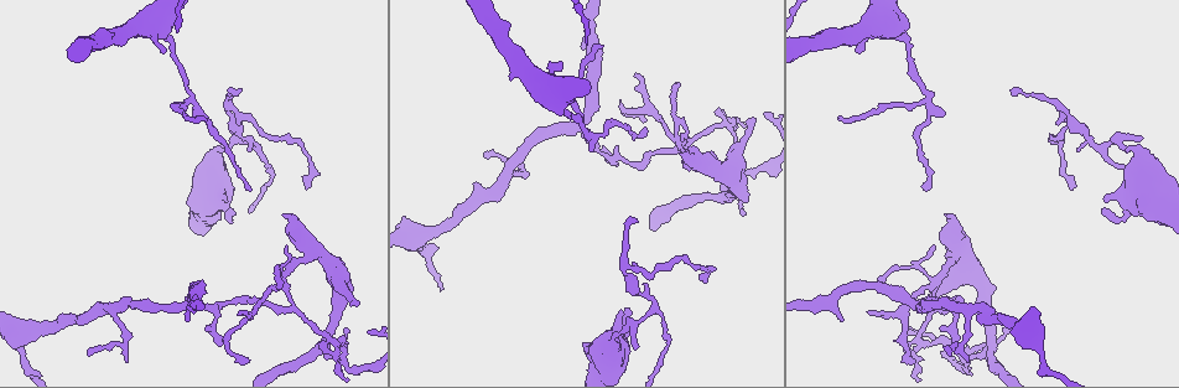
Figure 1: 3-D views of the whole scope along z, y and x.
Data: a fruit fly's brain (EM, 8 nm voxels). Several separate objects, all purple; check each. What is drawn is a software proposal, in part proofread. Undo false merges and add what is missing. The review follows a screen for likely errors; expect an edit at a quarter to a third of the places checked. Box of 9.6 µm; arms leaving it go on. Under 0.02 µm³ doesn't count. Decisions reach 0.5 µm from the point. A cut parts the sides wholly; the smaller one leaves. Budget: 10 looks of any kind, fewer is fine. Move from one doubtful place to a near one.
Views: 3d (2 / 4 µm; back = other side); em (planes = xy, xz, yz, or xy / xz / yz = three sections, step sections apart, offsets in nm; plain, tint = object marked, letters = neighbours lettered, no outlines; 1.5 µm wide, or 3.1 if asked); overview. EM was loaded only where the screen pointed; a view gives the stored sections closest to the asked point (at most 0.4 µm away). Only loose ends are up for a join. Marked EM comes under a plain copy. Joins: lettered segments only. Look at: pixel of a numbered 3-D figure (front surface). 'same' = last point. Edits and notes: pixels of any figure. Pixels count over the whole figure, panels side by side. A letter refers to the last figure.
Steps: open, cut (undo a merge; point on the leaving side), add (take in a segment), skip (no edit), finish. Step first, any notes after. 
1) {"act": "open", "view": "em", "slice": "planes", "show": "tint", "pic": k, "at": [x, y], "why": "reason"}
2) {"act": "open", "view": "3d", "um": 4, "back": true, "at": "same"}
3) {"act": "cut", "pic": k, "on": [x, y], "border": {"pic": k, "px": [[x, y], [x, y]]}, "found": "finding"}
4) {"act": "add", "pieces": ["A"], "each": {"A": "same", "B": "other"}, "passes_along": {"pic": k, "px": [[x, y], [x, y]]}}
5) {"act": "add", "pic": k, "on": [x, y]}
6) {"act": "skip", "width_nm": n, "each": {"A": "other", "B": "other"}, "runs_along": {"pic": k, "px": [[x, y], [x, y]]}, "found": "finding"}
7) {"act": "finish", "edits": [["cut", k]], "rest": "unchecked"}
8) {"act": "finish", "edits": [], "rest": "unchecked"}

{"act": "open", "view": "em", "slice": "planes", "show": "letters", "pic": 1, "at": [340, 290], "why": "thick turns thin"}

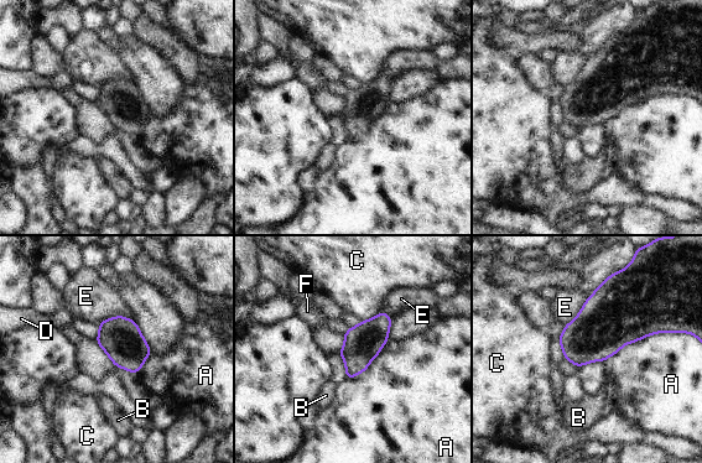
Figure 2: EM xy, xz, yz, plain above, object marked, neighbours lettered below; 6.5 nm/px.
{"act": "skip", "each": {"A": "other", "B": "other", "C": "other", "D": "other", "E": "other", "F": "other"}, "found": "one neuron here"}

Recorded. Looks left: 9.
{"act": "open", "view": "em", "slice": "yz", "step": 8, "show": "letters", "pic": 1, "at": [282, 286], "why": "an open end"}

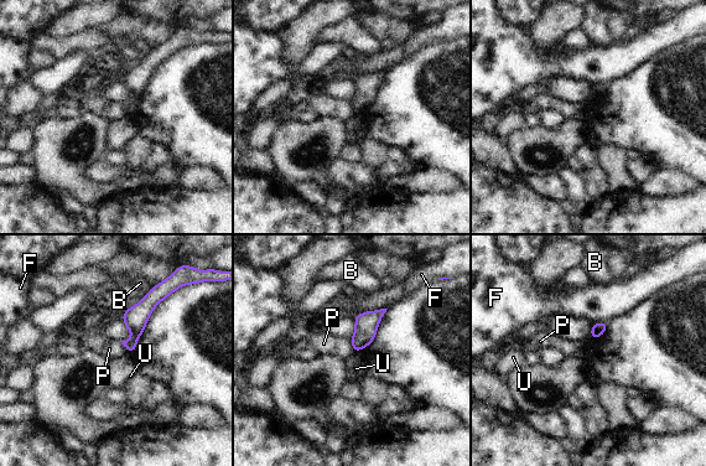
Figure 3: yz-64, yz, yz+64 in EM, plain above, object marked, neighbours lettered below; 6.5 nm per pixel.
{"act": "open", "view": "em", "slice": "xy", "step": 8, "show": "letters", "at": "same"}

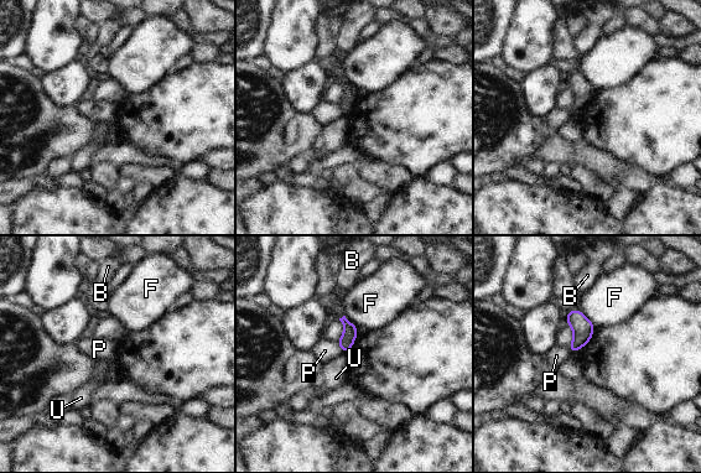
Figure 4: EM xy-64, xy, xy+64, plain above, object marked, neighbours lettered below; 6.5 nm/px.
{"act": "skip", "each": {"B": "other", "F": "other", "P": "other", "U": "other"}, "border": {"pic": 4, "px": [[336, 342], [343, 353]]}, "found": "none of them fits"}

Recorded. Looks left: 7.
{"act": "open", "view": "3d", "um": 2, "pic": 1, "at": [677, 153], "why": "an open end"}

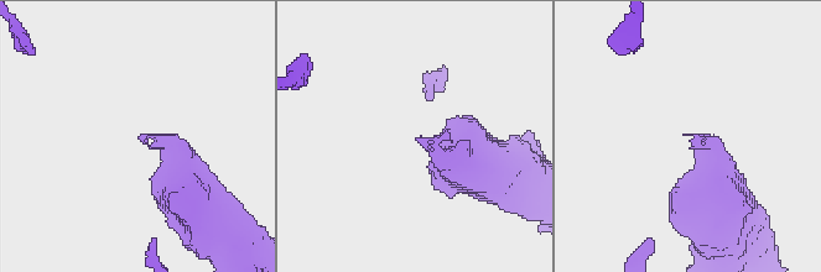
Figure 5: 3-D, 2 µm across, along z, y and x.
{"act": "open", "view": "em", "slice": "yz", "step": 4, "show": "tint", "pic": 5, "at": [690, 135]}

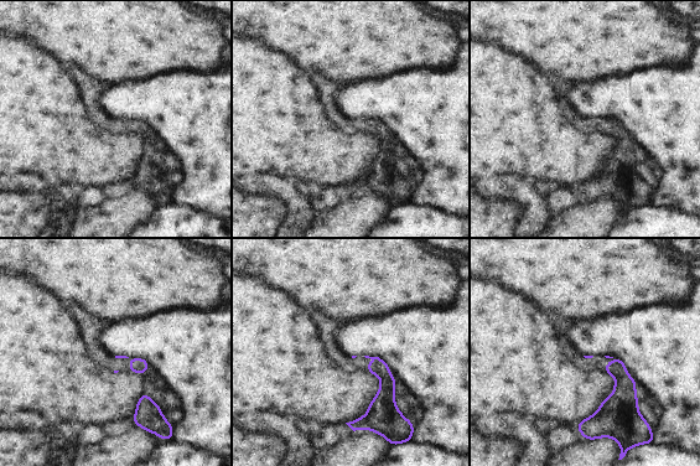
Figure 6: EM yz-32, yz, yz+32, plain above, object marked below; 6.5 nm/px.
{"act": "open", "view": "em", "slice": "xy", "step": 4, "show": "letters", "at": "same", "why": "another direction"}

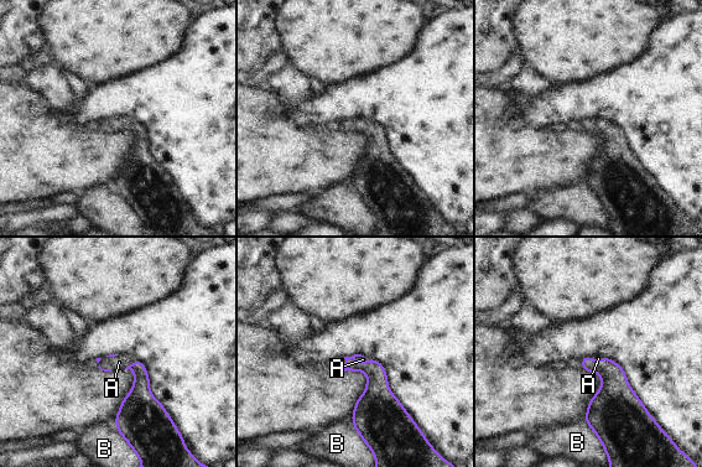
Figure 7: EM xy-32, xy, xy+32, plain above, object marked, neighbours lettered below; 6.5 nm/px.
{"act": "add", "pieces": ["A"], "longest_contact_nm": ["B", 160], "each": {"A": "same", "B": "other"}, "found": "it goes on there"}

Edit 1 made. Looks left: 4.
{"act": "open", "view": "overview", "why": "redraw"}

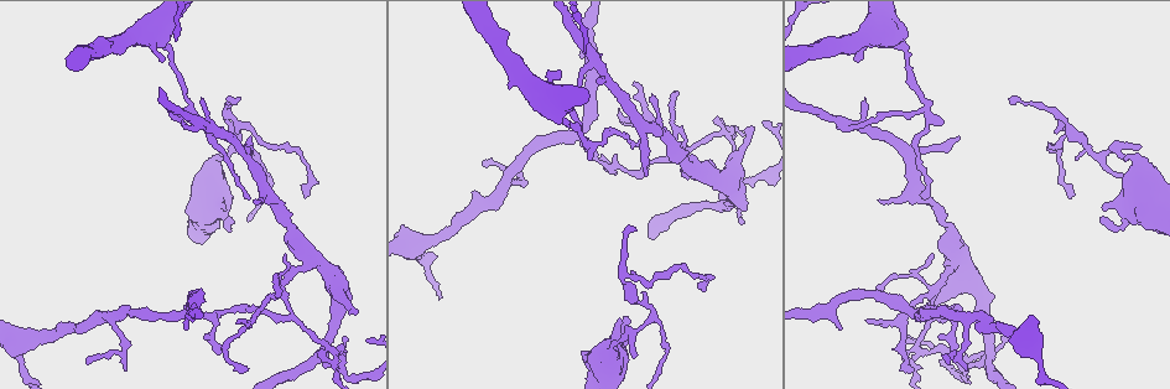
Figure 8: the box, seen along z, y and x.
{"act": "open", "view": "em", "slice": "xz", "step": 8, "show": "tint", "pic": 8, "at": [187, 100], "why": "three arms meet"}

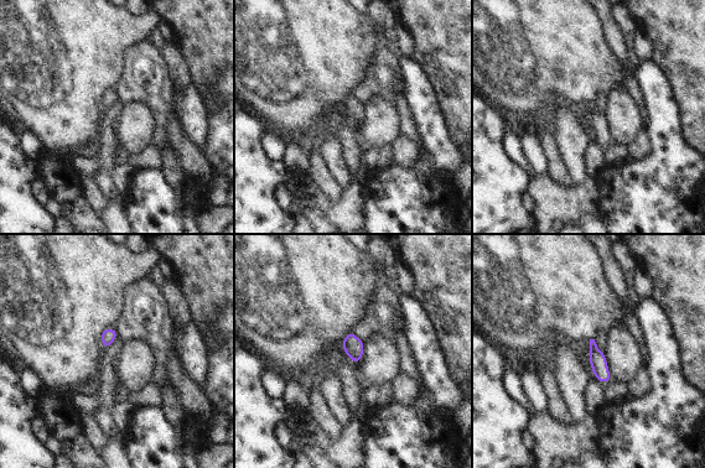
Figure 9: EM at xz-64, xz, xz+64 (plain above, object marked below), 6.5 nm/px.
{"act": "open", "view": "em", "slice": "planes", "show": "letters", "at": "same", "why": "another direction"}

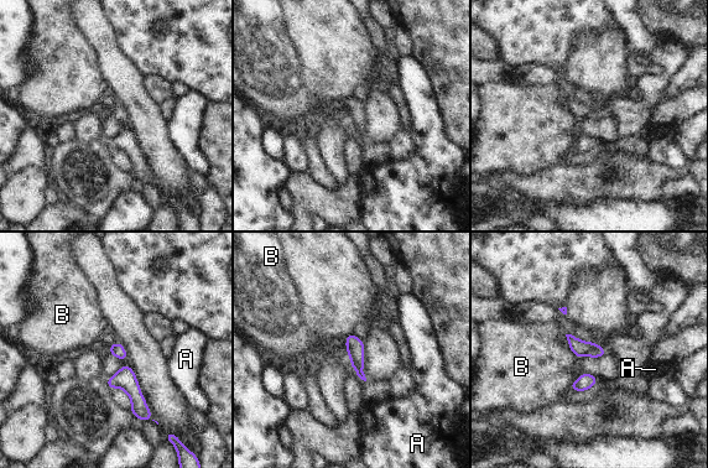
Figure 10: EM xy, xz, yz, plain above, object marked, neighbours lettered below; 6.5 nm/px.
{"act": "skip", "each": {"A": "other", "B": "other"}, "border": {"pic": 10, "px": [[573, 380], [568, 389]]}, "found": "all the same neuron"}

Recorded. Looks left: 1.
{"act": "finish", "edits": [["add", 7]], "rest": "unchecked"}

